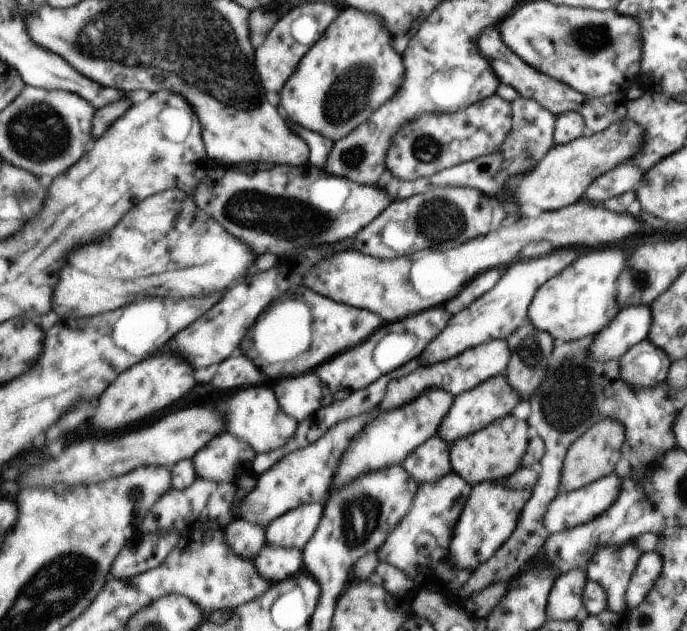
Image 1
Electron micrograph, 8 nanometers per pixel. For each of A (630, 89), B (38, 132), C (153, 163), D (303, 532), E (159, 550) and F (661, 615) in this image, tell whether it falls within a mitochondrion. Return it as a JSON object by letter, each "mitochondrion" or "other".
{"A":"other","B":"mitochondrion","C":"mitochondrion","D":"other","E":"other","F":"other"}

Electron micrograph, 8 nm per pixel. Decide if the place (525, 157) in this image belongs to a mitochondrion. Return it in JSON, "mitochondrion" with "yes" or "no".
{"mitochondrion":"yes"}

